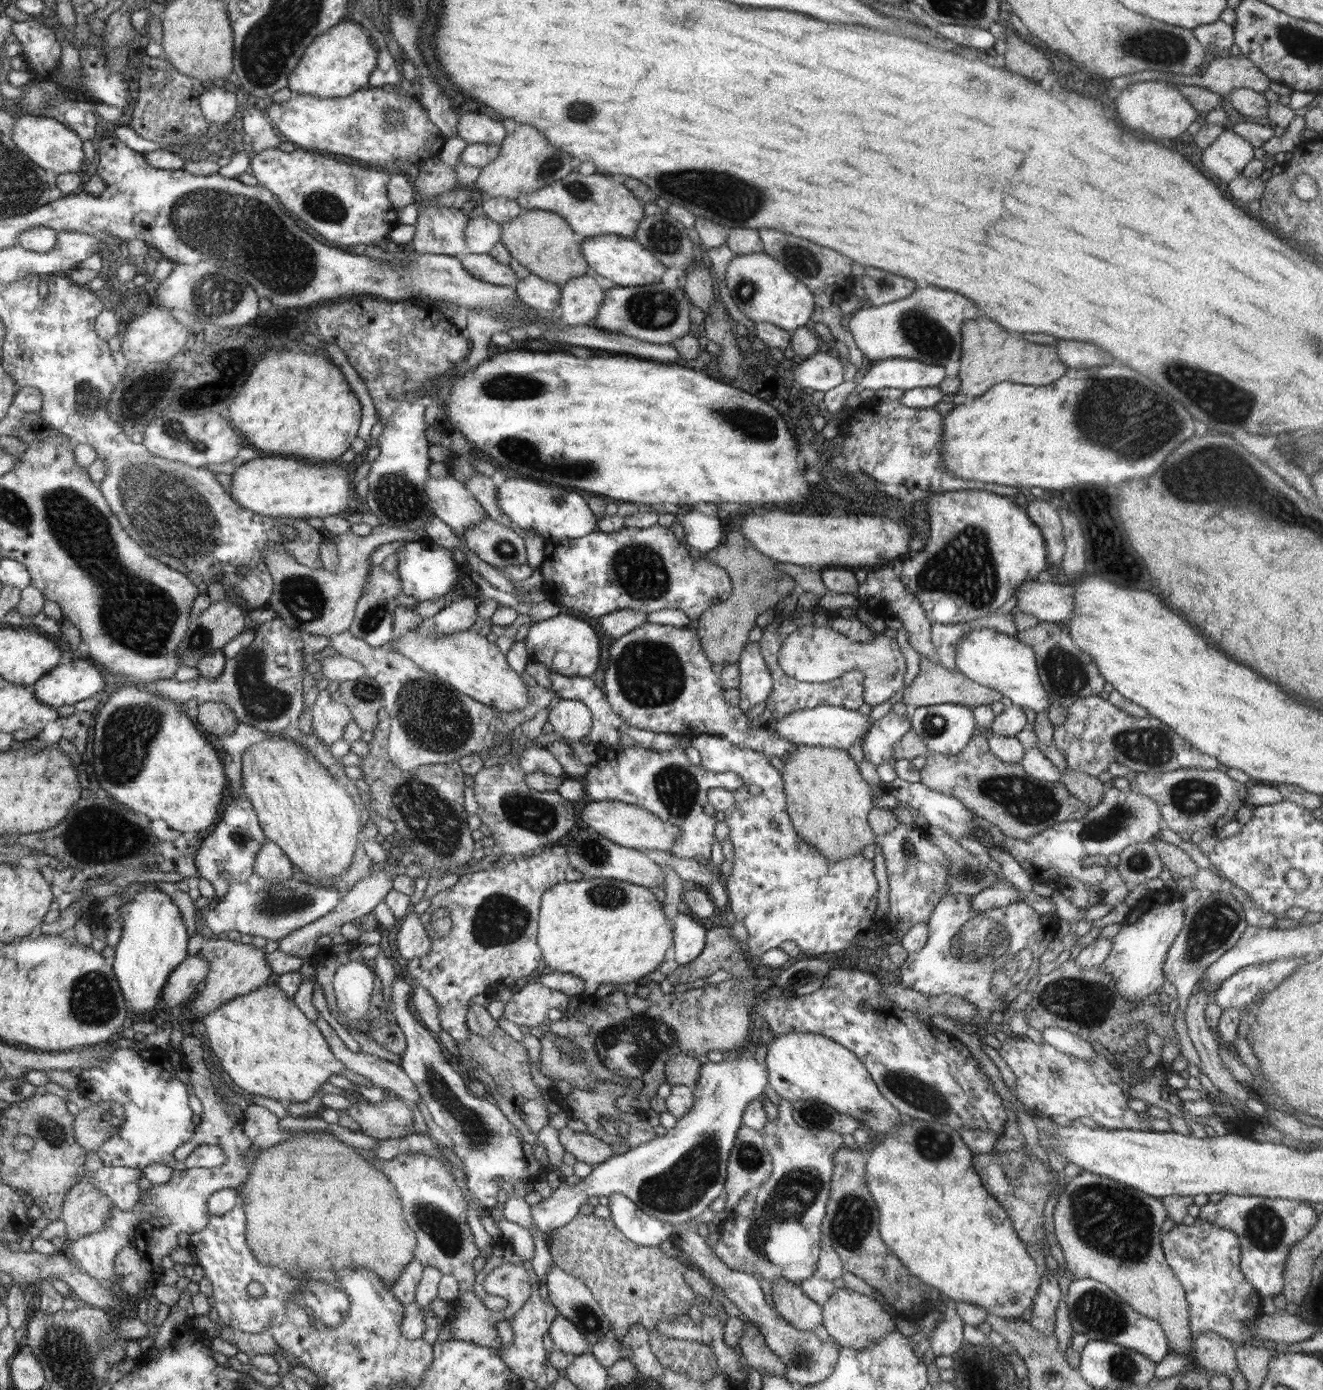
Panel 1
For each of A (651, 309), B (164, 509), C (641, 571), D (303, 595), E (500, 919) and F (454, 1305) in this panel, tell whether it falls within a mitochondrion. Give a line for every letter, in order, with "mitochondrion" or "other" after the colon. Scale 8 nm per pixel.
A: mitochondrion
B: mitochondrion
C: mitochondrion
D: mitochondrion
E: mitochondrion
F: other

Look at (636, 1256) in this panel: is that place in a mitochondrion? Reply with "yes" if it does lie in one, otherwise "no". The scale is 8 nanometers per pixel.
no

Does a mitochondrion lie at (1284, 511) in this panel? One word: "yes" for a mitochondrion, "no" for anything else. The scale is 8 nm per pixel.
yes

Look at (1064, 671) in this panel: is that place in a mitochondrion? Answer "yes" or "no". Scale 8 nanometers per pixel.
yes

